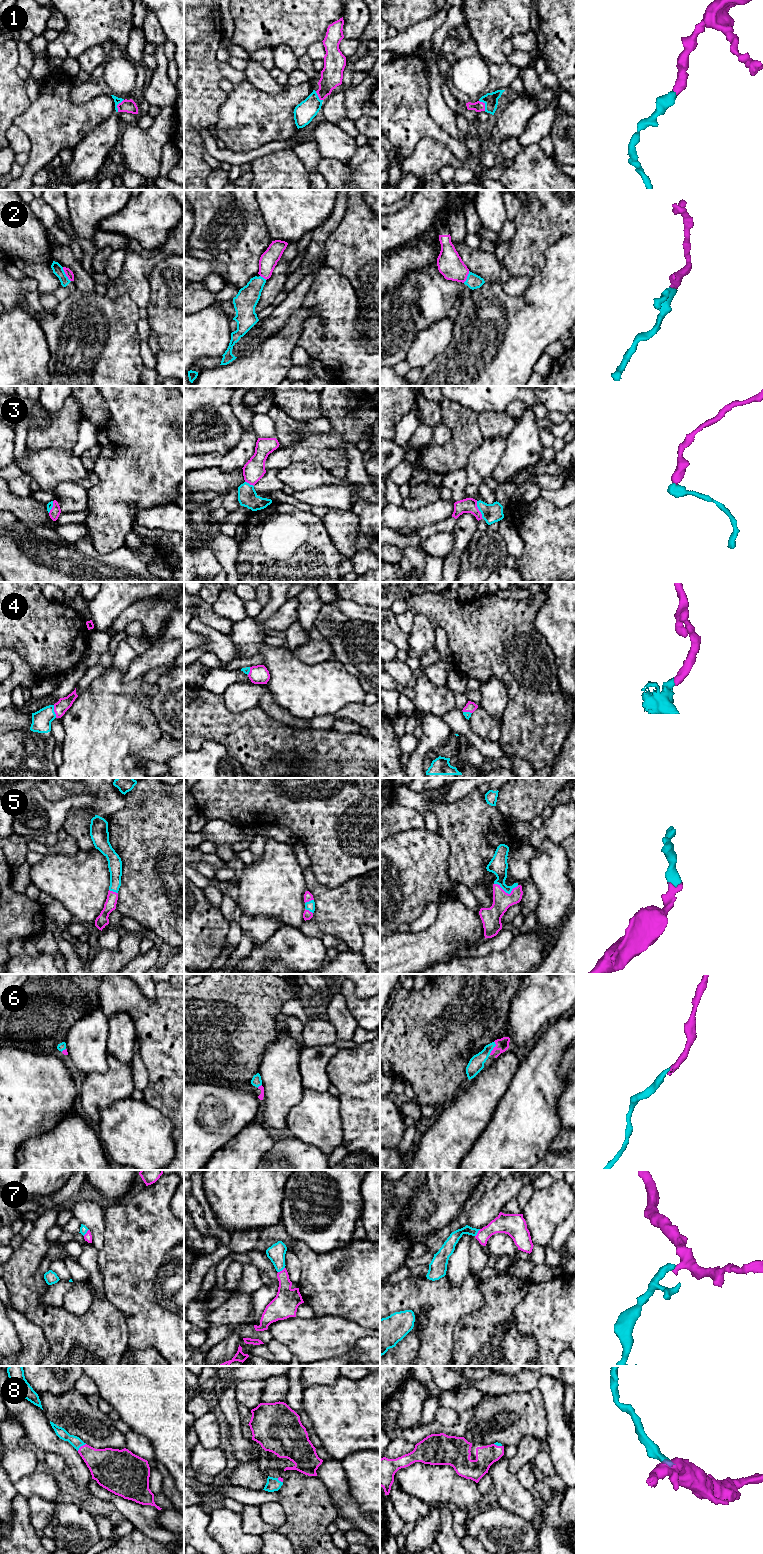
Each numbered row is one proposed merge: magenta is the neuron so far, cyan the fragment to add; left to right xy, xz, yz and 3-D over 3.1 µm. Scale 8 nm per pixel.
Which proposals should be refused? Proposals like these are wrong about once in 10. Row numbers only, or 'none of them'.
2

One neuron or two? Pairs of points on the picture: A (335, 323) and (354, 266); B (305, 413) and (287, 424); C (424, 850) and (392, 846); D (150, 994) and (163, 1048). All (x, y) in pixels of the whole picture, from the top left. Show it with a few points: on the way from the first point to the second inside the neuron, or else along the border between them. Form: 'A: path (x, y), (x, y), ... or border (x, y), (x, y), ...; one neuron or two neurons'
A: border (330, 267), (338, 270), (347, 279), (358, 303); two neurons
B: border (275, 406), (298, 421), (317, 419); two neurons
C: path (416, 850), (400, 850); one neuron
D: border (135, 984), (146, 998), (150, 1000), (155, 999); two neurons

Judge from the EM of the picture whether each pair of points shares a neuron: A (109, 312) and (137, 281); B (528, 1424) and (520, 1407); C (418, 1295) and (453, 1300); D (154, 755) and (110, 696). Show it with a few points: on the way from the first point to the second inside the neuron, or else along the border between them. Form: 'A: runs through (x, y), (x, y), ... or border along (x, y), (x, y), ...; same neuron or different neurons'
A: border along (122, 294), (126, 294), (138, 307); different neurons
B: runs through (528, 1420), (521, 1411); same neuron
C: runs through (427, 1295), (444, 1300); same neuron
D: border along (163, 735), (155, 745), (147, 746), (140, 754); different neurons

